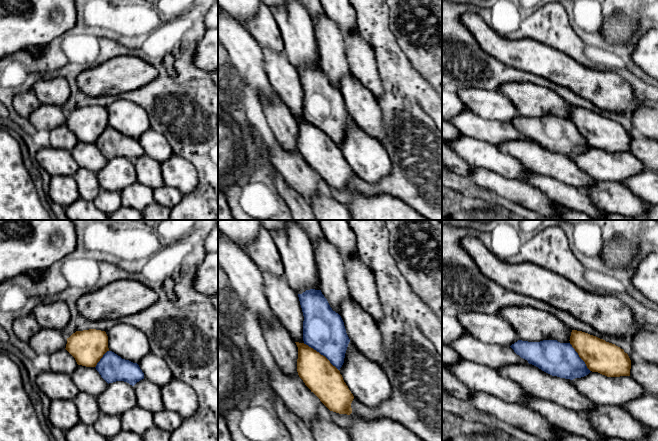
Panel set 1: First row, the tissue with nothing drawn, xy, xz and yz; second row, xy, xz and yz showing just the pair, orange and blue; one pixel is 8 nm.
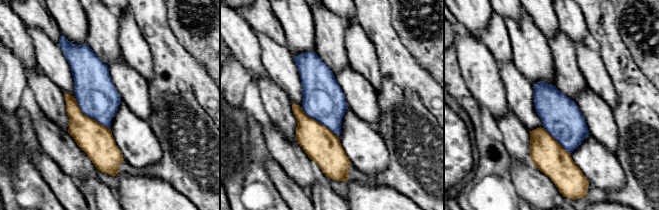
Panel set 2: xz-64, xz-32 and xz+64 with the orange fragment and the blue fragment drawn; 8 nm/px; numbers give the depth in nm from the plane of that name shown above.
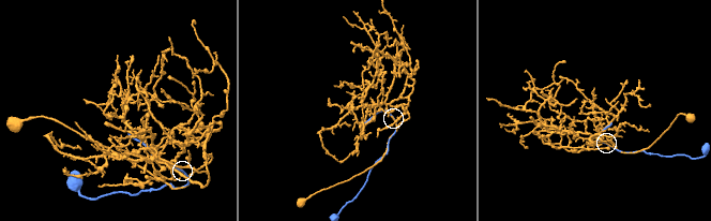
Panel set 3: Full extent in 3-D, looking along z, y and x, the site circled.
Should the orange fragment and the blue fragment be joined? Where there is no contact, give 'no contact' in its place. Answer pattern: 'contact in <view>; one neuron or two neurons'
contact in xz; two neurons

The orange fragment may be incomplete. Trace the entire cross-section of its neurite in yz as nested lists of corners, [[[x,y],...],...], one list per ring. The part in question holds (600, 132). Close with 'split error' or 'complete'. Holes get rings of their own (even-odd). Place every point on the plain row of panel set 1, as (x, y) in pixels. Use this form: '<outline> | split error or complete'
[[[572,106],[569,117],[590,147],[607,153],[630,152],[631,136],[615,120],[577,106]]] | complete

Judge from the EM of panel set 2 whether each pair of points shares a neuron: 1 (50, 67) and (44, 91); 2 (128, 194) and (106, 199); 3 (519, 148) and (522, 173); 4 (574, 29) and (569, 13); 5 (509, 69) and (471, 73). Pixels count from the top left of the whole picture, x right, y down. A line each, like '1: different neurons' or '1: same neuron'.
1: different neurons
2: different neurons
3: different neurons
4: same neuron
5: different neurons

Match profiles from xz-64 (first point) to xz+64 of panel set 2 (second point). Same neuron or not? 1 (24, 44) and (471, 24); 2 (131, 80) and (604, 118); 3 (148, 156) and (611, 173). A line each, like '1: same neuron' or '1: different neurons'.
1: different neurons
2: same neuron
3: same neuron

